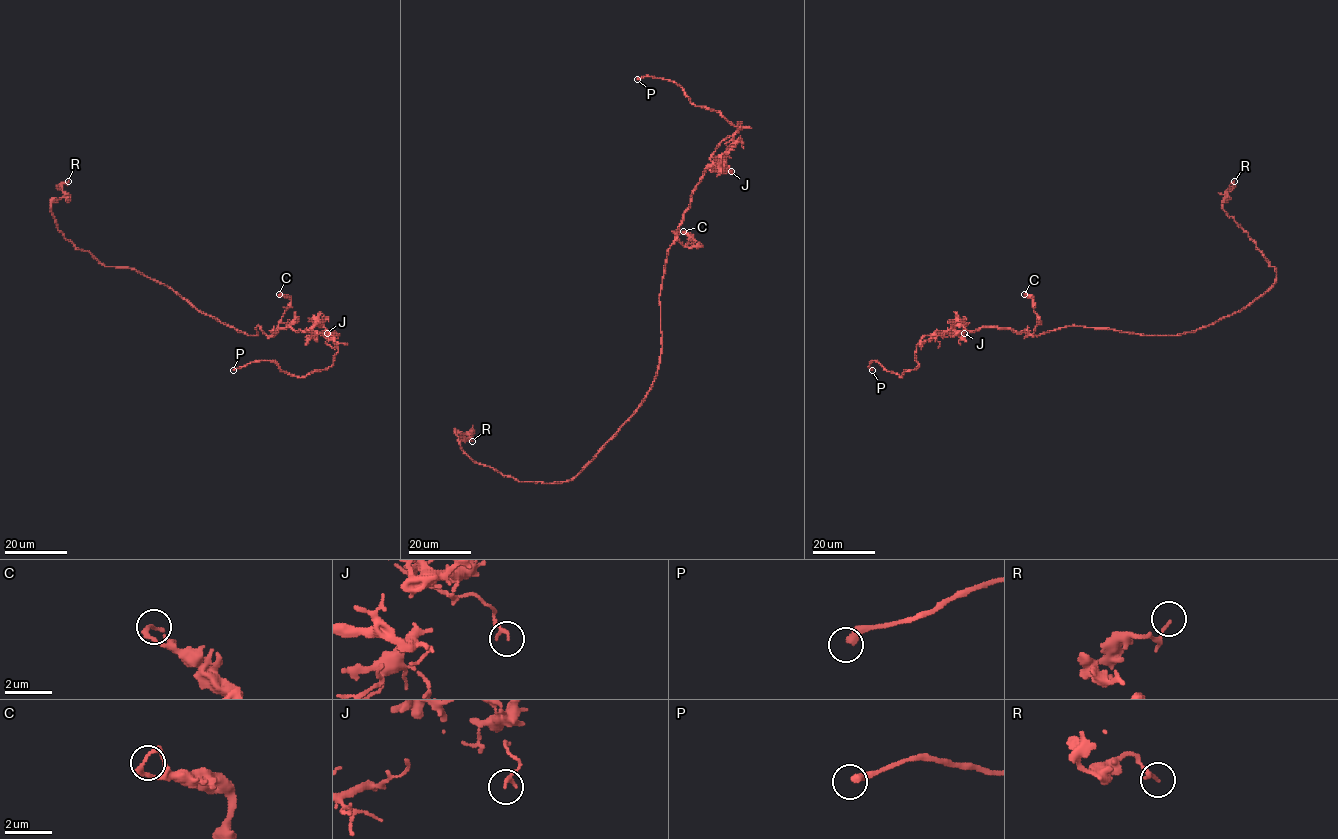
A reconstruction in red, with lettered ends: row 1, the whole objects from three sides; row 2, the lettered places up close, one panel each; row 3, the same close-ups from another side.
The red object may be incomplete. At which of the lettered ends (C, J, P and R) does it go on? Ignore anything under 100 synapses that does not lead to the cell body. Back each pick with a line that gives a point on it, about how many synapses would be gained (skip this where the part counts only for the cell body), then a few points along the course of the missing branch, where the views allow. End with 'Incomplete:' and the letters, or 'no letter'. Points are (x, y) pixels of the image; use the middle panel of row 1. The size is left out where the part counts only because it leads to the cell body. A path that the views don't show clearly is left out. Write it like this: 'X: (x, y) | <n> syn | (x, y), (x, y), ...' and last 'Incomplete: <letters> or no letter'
P: (637, 79)
Incomplete: P

